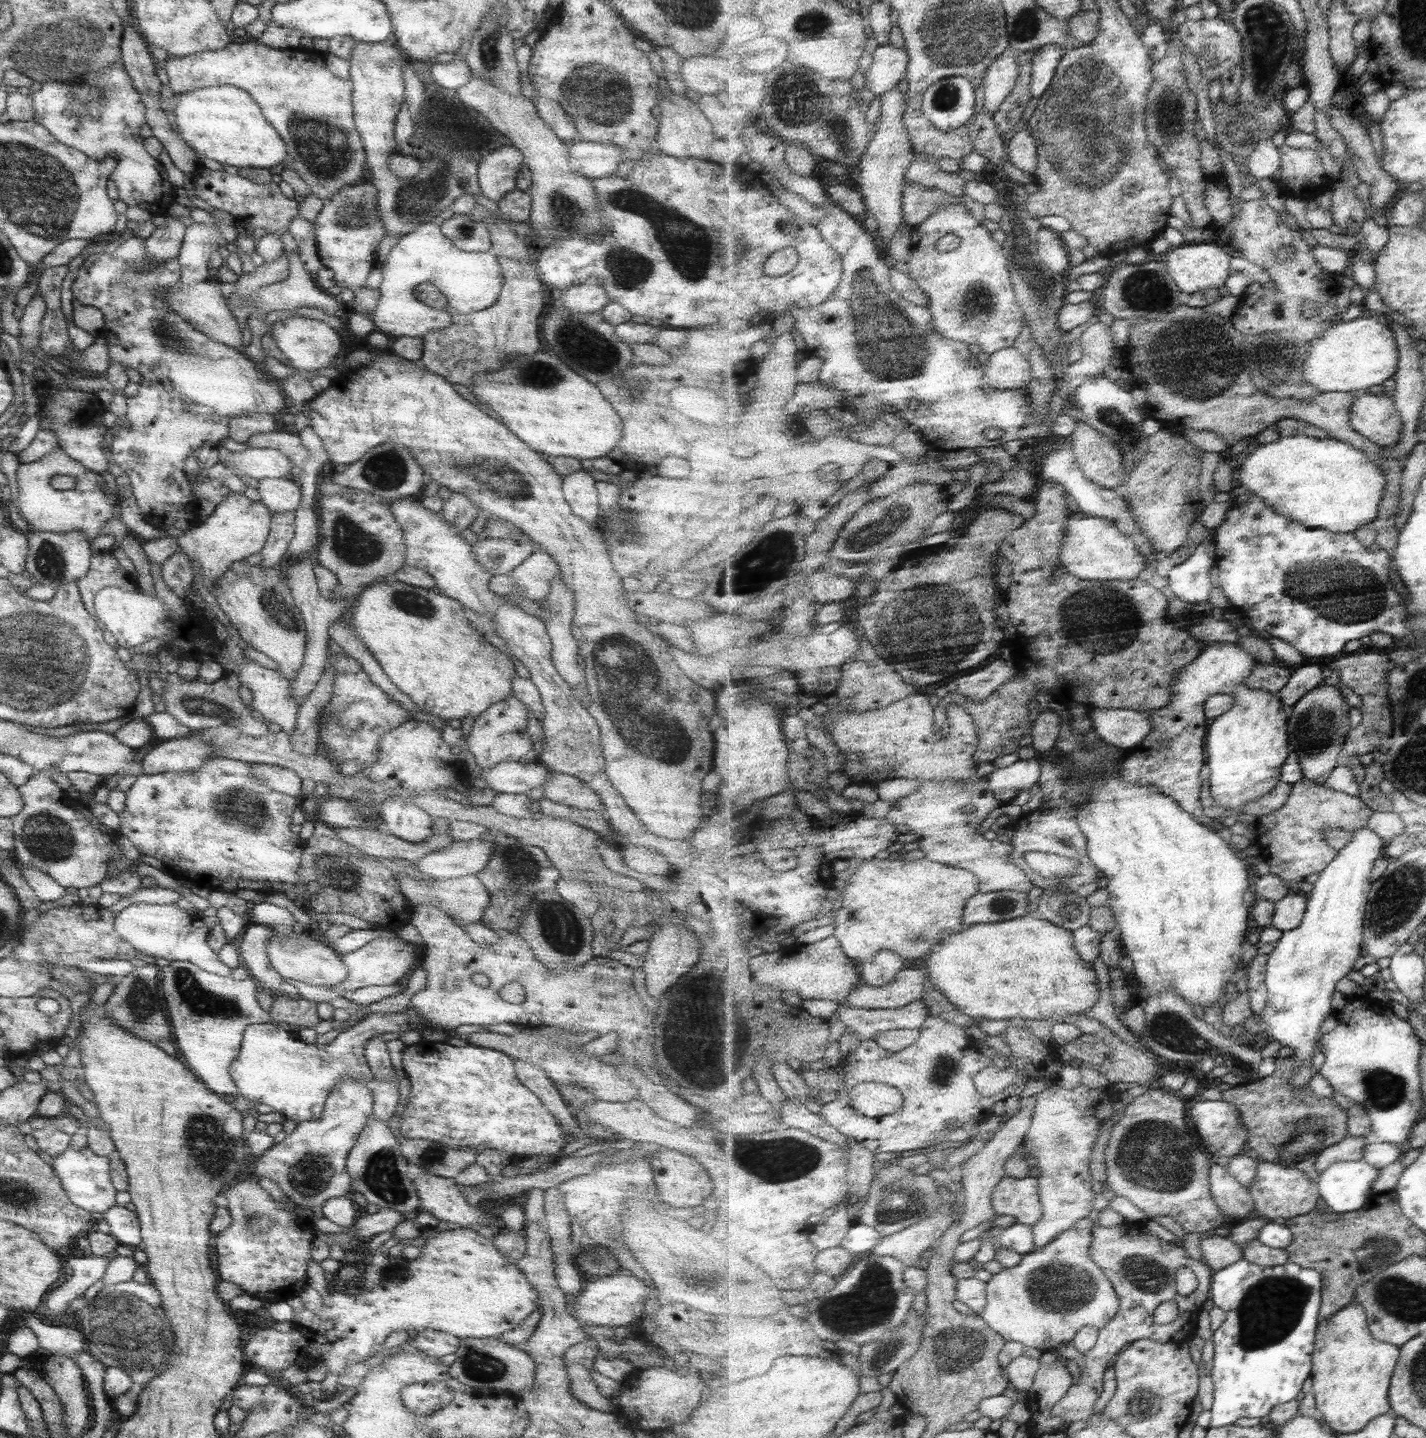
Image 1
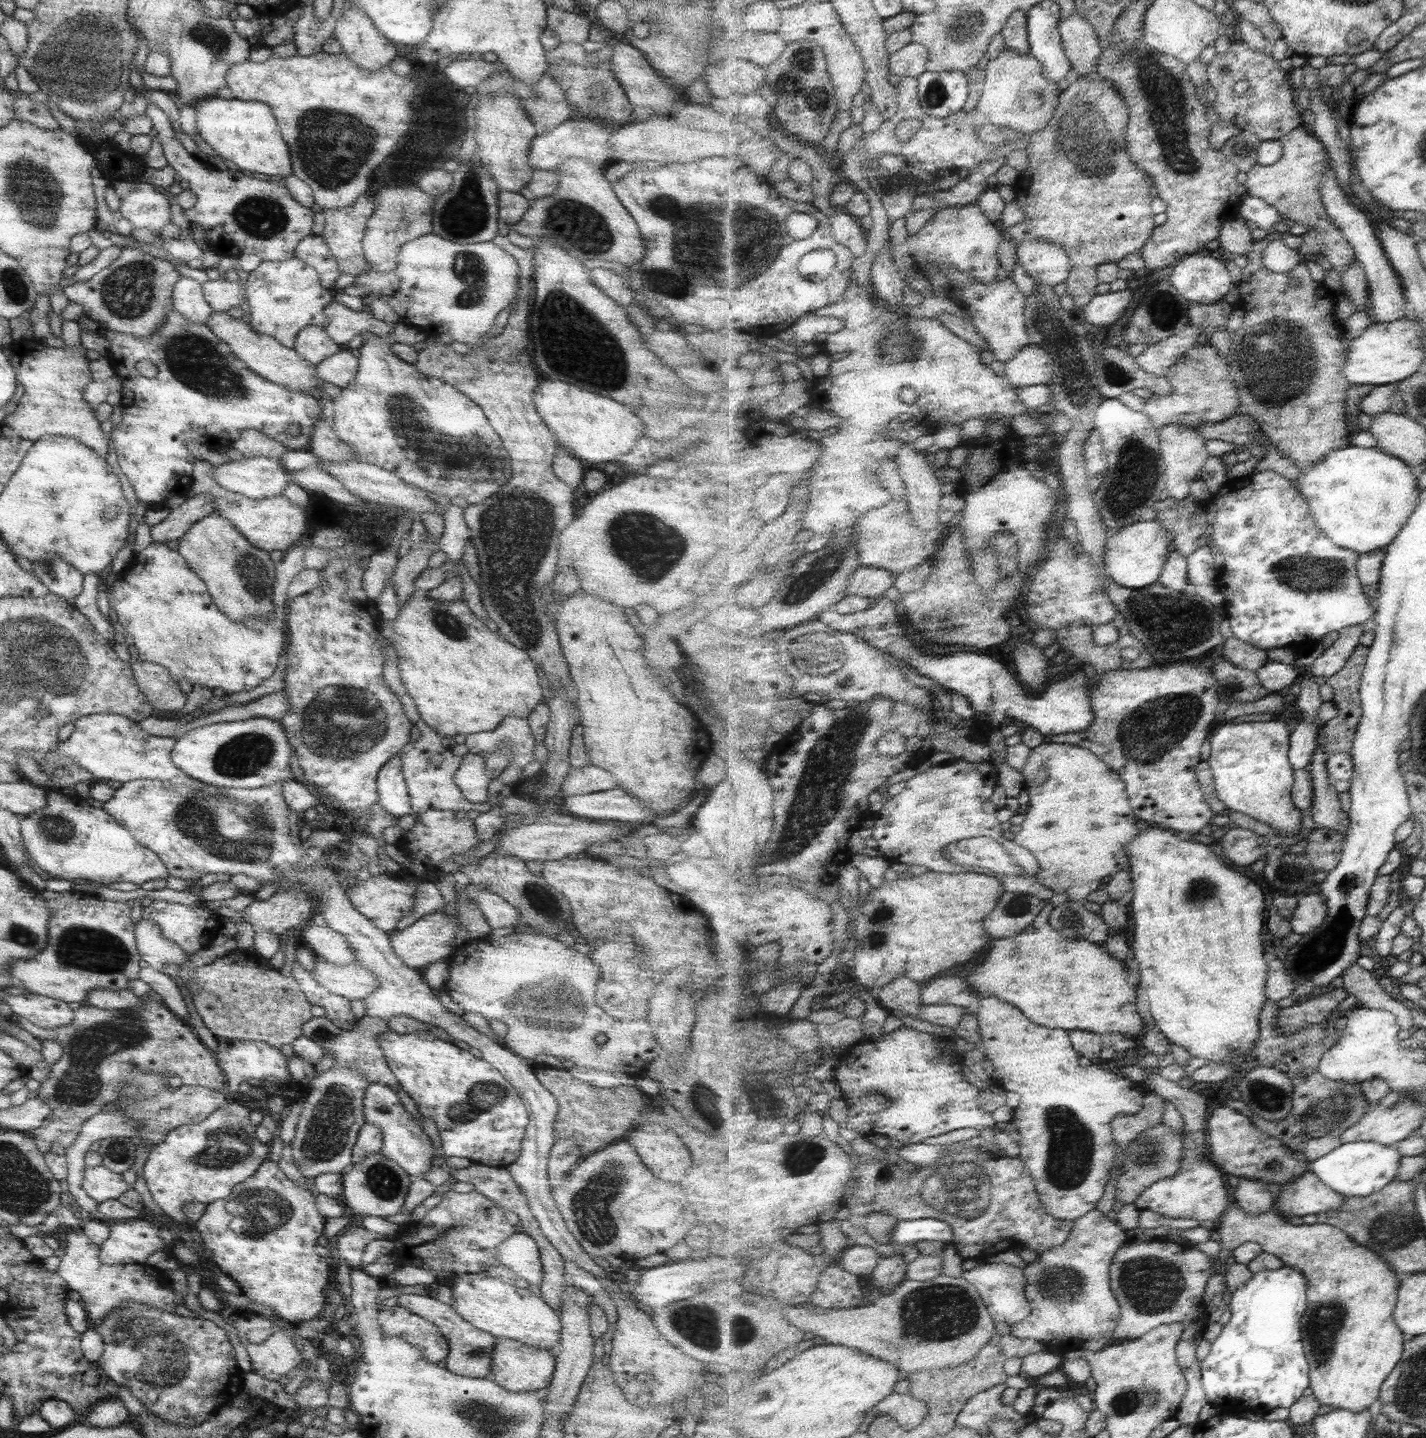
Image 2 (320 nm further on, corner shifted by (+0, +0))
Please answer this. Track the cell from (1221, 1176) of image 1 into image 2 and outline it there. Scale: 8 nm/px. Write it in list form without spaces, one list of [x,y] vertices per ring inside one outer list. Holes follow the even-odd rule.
[[[1234,1199],[1220,1218],[1221,1221],[1216,1222],[1215,1229],[1221,1238],[1221,1252],[1213,1266],[1215,1271],[1225,1262],[1231,1251],[1243,1244],[1255,1242],[1263,1246],[1265,1253],[1280,1257],[1286,1267],[1296,1269],[1309,1278],[1309,1308],[1301,1320],[1301,1326],[1302,1332],[1305,1332],[1305,1352],[1311,1361],[1312,1394],[1317,1395],[1323,1405],[1353,1412],[1363,1412],[1375,1404],[1380,1399],[1385,1380],[1389,1379],[1395,1366],[1402,1361],[1407,1341],[1404,1332],[1393,1320],[1397,1300],[1400,1299],[1401,1280],[1397,1272],[1377,1252],[1357,1244],[1349,1233],[1332,1224],[1295,1225],[1291,1224],[1288,1218],[1278,1216],[1275,1210],[1251,1216]]]

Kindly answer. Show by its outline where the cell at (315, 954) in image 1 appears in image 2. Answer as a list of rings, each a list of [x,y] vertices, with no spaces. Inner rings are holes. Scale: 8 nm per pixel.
[[[317,958],[310,973],[327,992],[343,996],[348,1001],[361,1000],[378,985],[371,972],[357,962],[335,966]]]

